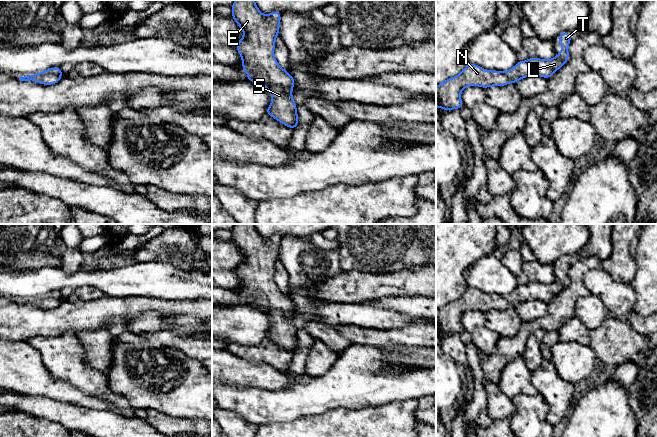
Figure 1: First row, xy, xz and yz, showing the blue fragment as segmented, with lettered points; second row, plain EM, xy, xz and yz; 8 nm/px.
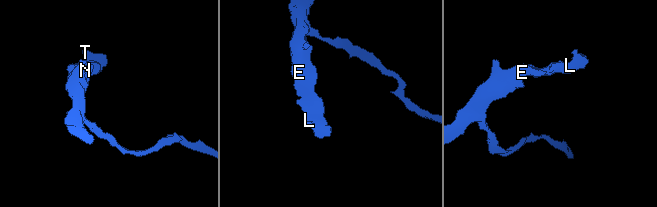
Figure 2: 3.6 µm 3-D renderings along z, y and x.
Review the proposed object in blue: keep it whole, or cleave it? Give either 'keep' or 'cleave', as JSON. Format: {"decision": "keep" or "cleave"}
{"decision": "keep"}

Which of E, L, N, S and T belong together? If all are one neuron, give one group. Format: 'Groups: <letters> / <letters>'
Groups: E L N S T

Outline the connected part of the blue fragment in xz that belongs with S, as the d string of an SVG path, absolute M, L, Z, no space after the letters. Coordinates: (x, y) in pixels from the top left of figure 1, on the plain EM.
M236 224L231 233L232 242L244 256L236 272L242 281L244 296L249 298L246 303L270 315L272 327L266 338L294 354L299 346L297 329L292 323L295 304L279 290L273 279L279 258L280 235L265 240L254 224Z

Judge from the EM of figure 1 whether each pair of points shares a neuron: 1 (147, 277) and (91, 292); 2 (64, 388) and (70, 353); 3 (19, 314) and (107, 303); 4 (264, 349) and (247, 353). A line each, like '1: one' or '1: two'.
1: two
2: two
3: one
4: one

